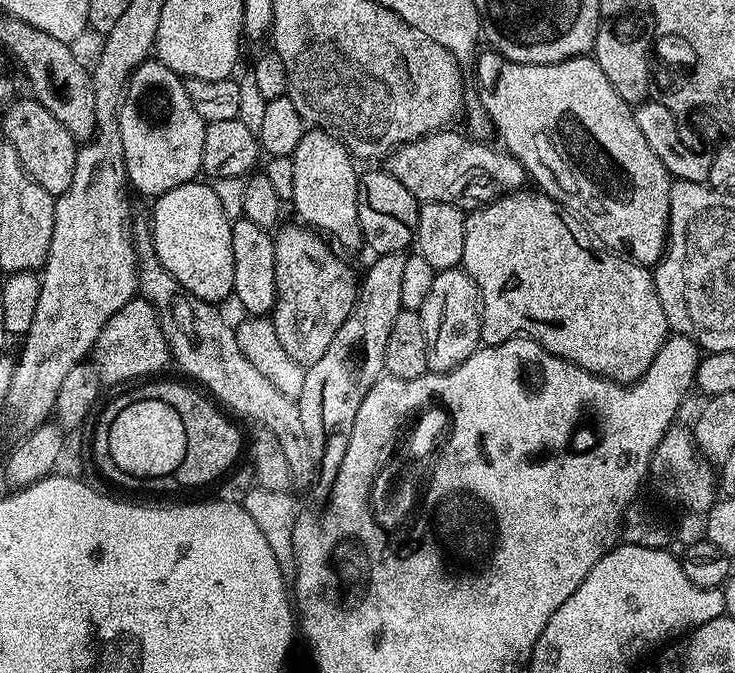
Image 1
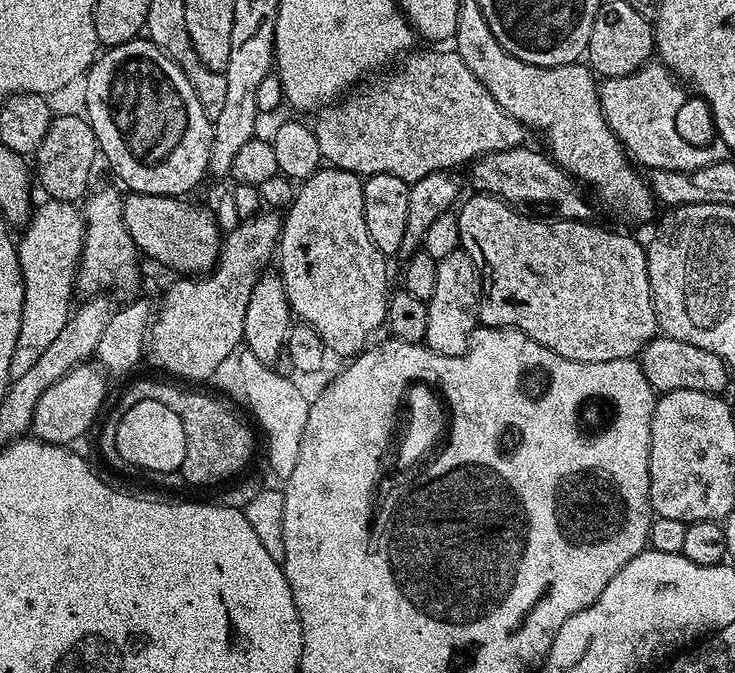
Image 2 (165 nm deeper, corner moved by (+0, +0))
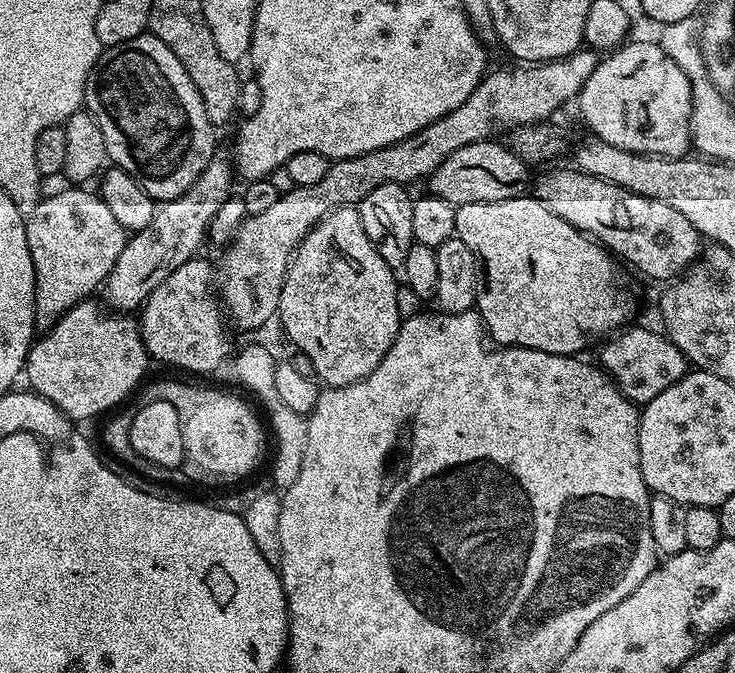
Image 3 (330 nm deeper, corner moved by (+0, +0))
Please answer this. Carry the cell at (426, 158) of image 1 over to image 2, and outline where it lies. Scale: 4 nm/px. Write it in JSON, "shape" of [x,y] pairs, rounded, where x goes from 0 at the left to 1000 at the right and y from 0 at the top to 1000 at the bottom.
{"shape":[[[709,217],[705,220],[690,220],[682,226],[668,226],[660,232],[652,233],[641,245],[642,250],[642,273],[649,287],[663,288],[675,293],[676,297],[686,297],[698,306],[713,306],[707,303],[736,303],[740,309],[752,309],[755,319],[765,327],[792,327],[799,328],[800,321],[805,315],[805,309],[800,305],[800,297],[795,293],[796,281],[790,278],[782,262],[767,254],[750,230],[728,226],[720,217]]]}

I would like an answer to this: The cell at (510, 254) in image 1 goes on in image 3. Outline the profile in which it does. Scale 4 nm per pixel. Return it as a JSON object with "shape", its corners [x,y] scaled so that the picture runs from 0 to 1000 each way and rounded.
{"shape":[[[728,290],[701,291],[683,300],[645,300],[644,303],[624,305],[620,311],[619,355],[634,360],[634,366],[639,366],[639,371],[648,379],[652,397],[656,400],[656,426],[648,435],[646,462],[653,465],[663,498],[668,504],[671,499],[676,513],[725,517],[755,529],[784,529],[799,511],[808,510],[807,513],[810,513],[812,508],[831,501],[859,477],[854,474],[860,470],[860,446],[841,431],[841,419],[835,413],[834,391],[837,388],[833,376],[812,358],[796,351],[793,345],[788,345],[781,336],[776,336],[776,330],[770,330],[748,312],[743,312],[743,306],[729,296]]]}

